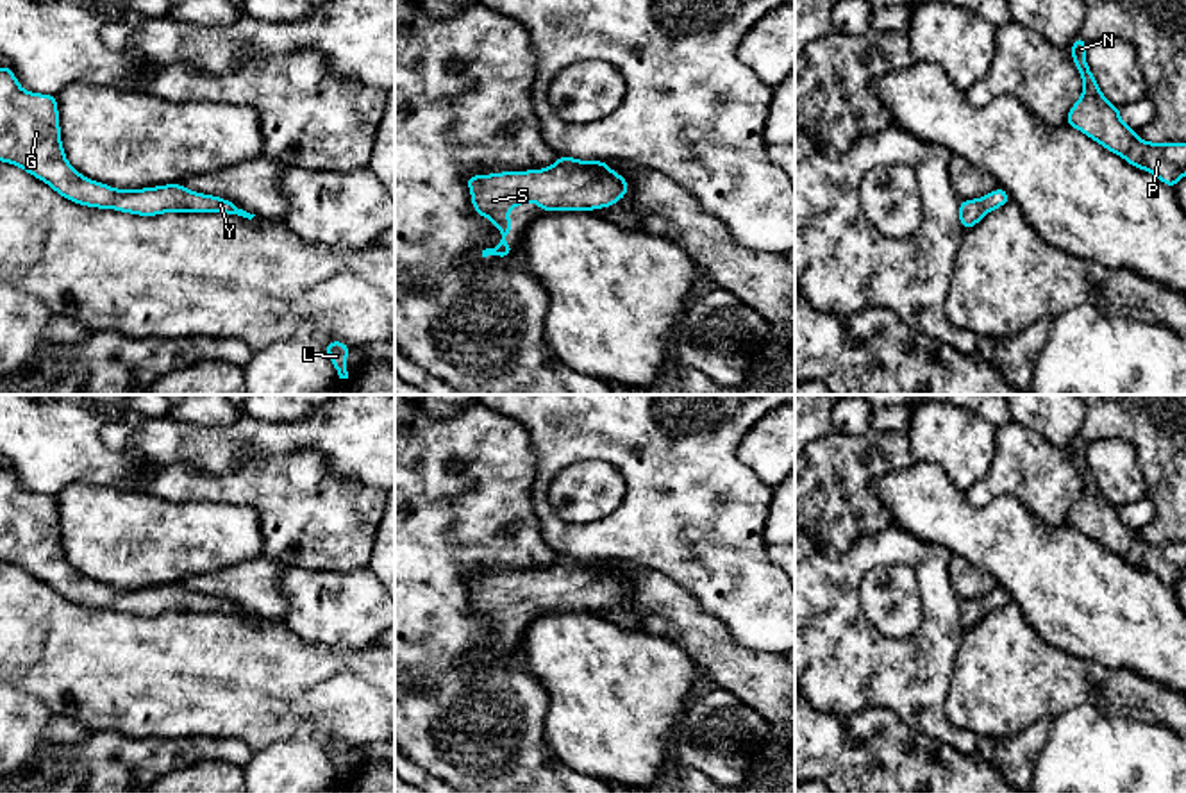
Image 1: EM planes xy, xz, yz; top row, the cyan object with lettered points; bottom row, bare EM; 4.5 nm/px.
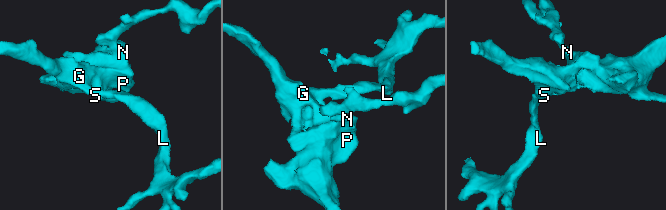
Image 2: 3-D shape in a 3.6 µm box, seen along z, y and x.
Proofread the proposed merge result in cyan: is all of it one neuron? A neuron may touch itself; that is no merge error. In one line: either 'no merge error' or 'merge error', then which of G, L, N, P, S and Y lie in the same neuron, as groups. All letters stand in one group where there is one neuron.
no merge error; groups G L N P S Y

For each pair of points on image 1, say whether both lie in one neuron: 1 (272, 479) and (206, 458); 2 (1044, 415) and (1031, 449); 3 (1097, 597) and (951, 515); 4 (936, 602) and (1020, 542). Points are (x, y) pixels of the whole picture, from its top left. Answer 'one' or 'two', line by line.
1: two
2: two
3: one
4: two

